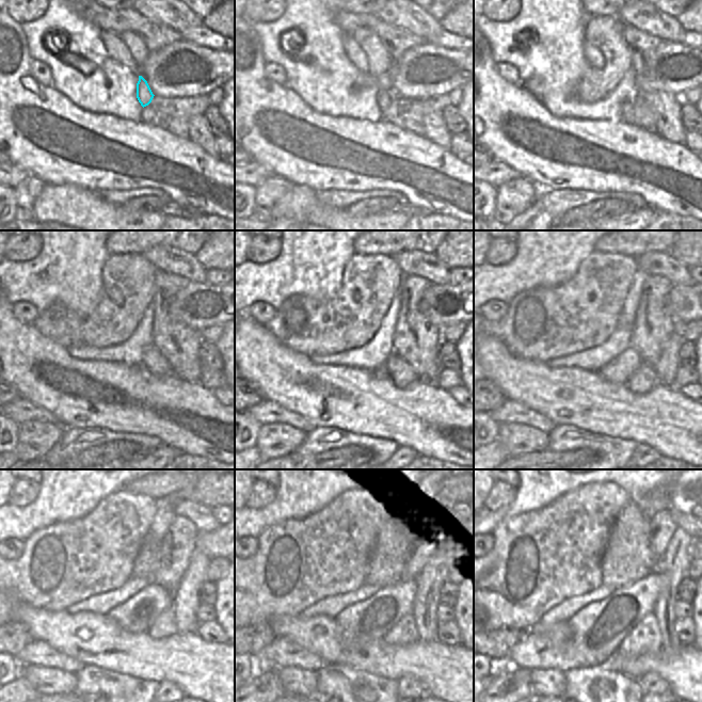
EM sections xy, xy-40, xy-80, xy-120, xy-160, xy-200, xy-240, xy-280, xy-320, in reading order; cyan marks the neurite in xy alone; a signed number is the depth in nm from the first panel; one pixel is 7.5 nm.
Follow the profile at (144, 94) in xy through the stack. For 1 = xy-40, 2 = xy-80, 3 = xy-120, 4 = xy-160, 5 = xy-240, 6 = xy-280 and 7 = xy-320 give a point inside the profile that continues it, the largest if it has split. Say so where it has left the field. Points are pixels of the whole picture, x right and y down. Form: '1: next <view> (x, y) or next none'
1: next xy-40 (385, 96)
2: next xy-80 (627, 114)
3: next xy-120 (153, 360)
4: next xy-160 (402, 375)
5: next xy-240 (165, 625)
6: next xy-280 (404, 633)
7: next xy-320 (644, 638)

